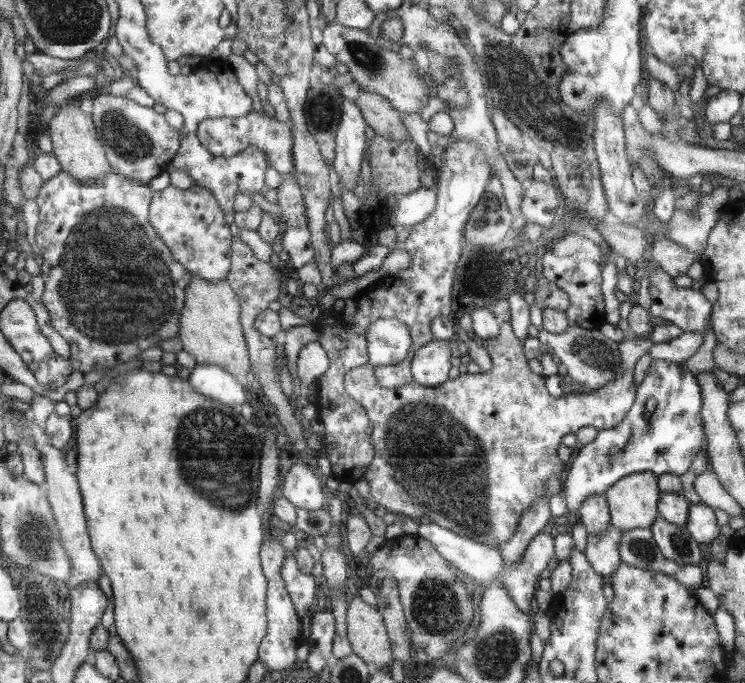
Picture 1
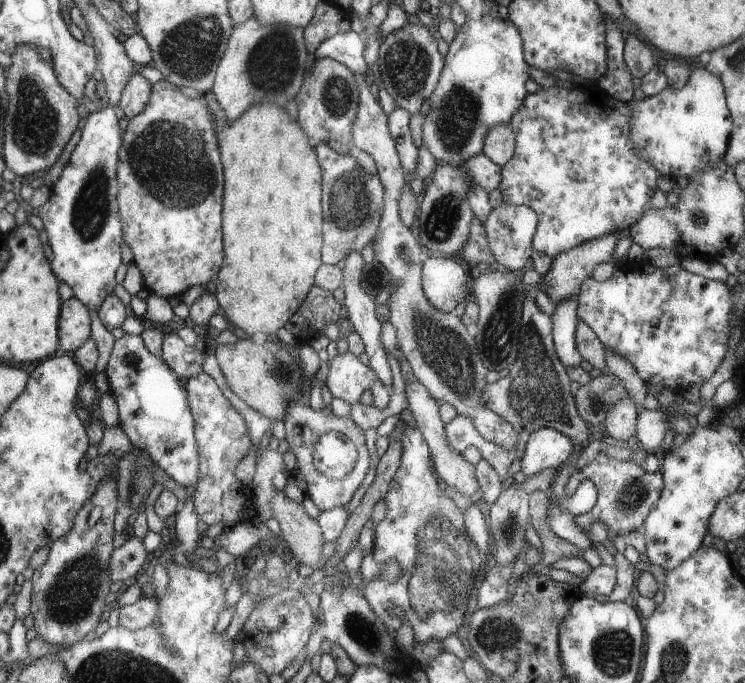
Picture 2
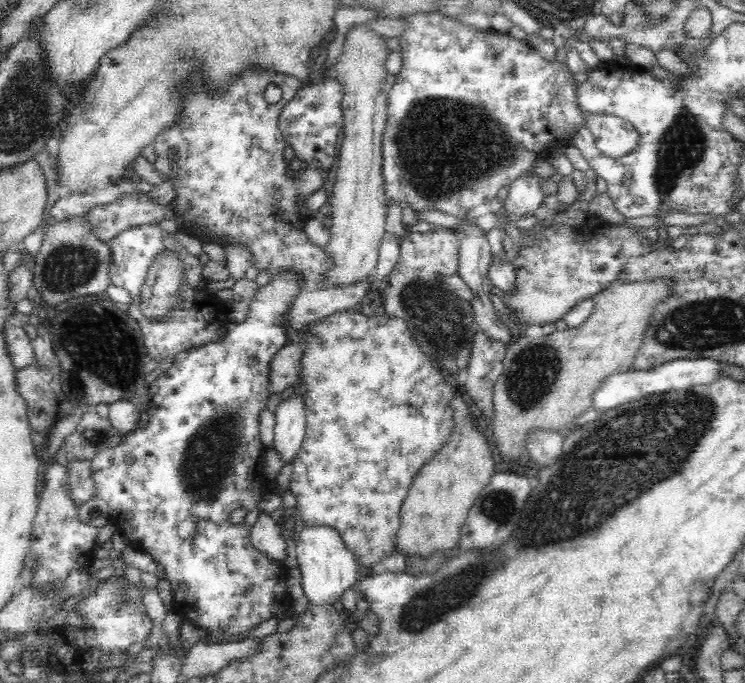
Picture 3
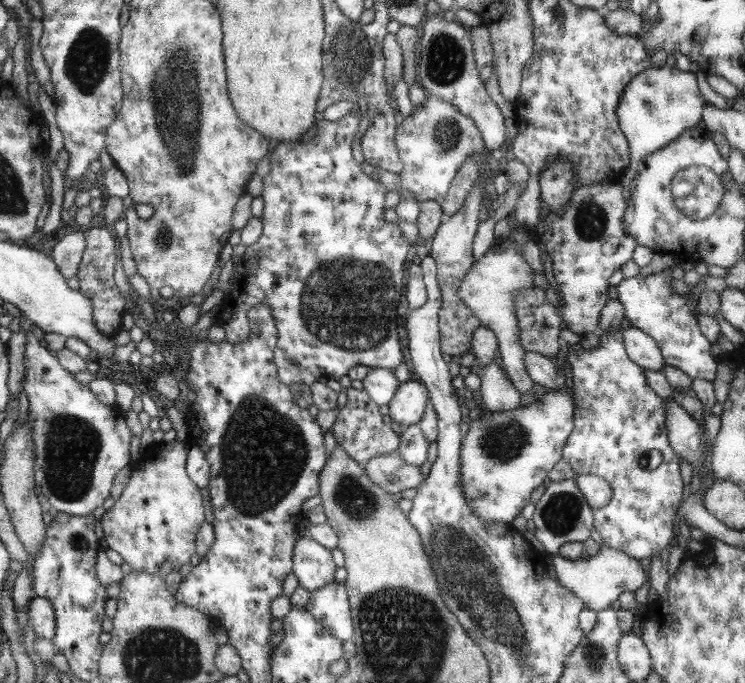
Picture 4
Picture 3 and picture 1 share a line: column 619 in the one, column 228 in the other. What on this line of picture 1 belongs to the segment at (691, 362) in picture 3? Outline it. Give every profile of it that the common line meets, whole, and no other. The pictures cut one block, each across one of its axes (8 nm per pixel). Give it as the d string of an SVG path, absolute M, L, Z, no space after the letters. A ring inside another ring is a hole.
M195 365L187 380L191 388L215 402L238 409L245 402L245 388L220 366Z

